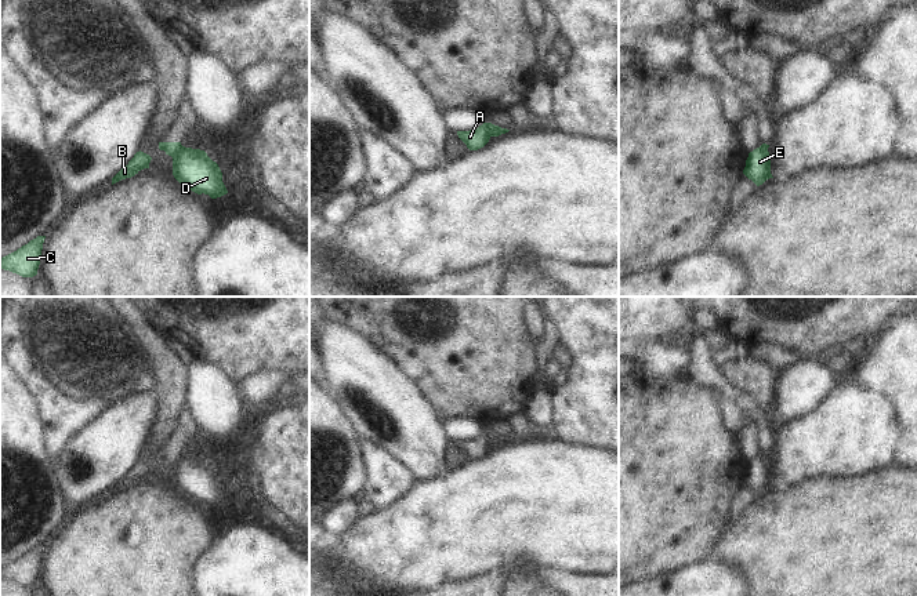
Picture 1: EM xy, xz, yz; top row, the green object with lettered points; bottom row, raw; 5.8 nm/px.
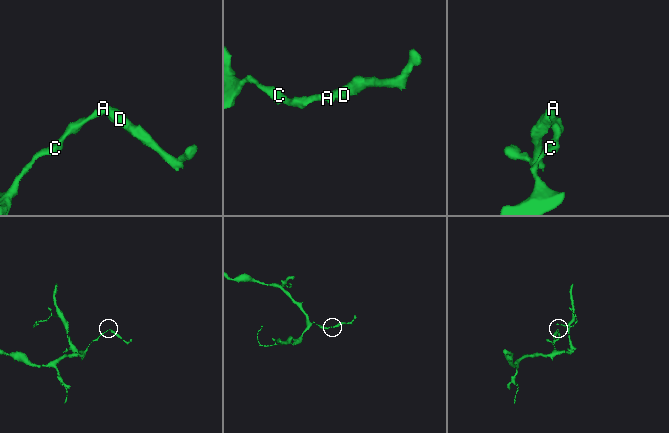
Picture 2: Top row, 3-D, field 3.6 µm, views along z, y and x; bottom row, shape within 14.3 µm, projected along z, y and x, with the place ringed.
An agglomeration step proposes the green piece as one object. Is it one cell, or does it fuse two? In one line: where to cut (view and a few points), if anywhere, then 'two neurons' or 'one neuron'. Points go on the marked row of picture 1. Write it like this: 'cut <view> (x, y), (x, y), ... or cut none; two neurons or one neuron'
cut xz (485, 123), (490, 135); two neurons

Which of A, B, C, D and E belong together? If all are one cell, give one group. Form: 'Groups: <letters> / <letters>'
Groups: A B C / D E

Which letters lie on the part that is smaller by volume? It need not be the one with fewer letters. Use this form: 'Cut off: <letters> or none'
Cut off: D, E

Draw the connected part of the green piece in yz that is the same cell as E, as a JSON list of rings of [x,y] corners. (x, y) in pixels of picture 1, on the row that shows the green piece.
[[[757,148],[749,153],[743,174],[751,179],[757,186],[766,179],[773,178],[771,174],[771,155],[768,148]]]

